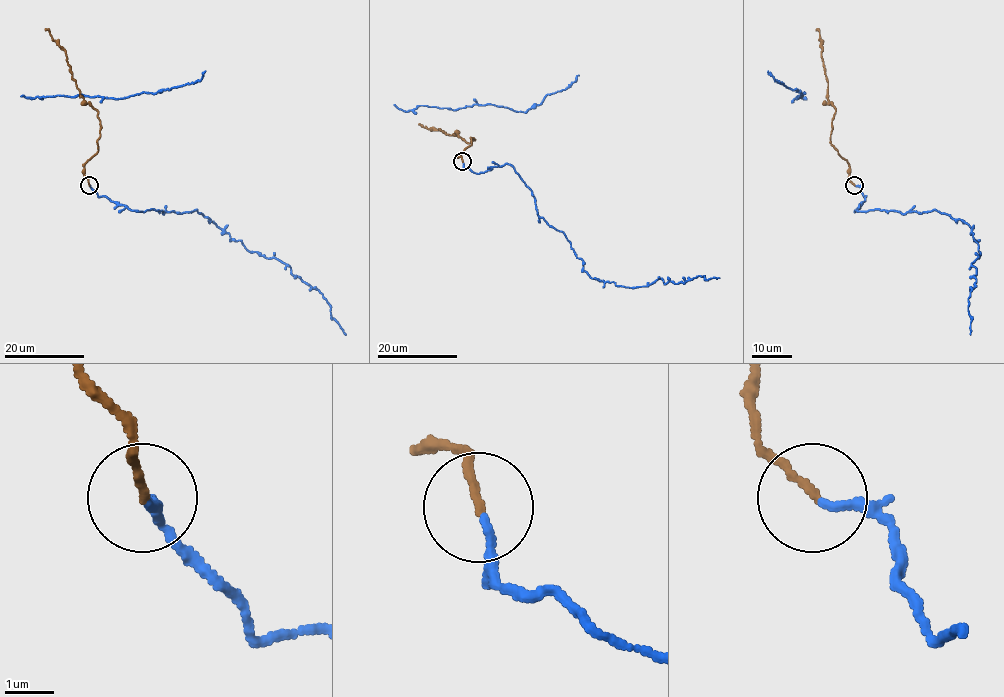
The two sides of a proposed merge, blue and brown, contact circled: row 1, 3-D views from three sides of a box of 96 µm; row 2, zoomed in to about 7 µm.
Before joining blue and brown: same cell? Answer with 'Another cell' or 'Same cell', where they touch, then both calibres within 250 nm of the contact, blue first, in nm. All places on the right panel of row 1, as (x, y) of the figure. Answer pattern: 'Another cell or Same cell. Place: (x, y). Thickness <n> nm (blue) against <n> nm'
Same cell. Place: (854, 185). Thickness 160 nm (blue) against 140 nm

